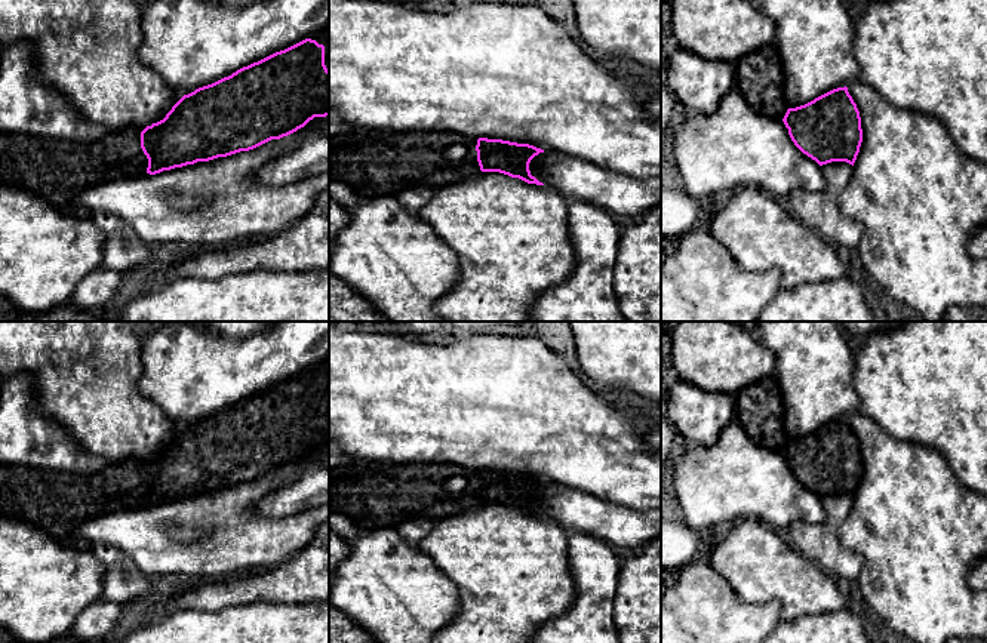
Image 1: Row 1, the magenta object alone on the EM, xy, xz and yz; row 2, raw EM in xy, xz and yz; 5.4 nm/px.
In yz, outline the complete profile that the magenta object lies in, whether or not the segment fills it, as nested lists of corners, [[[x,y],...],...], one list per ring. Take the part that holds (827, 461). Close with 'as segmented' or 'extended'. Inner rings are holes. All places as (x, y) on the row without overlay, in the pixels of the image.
[[[846,418],[788,440],[782,453],[794,477],[820,498],[831,493],[854,498],[863,461],[860,443]]] | as segmented

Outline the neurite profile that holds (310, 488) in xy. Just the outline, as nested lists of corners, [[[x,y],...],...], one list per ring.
[[[314,449],[304,459],[280,470],[292,470],[296,477],[265,495],[253,511],[267,517],[288,517],[328,504],[329,465],[323,462],[323,455],[325,449]]]

